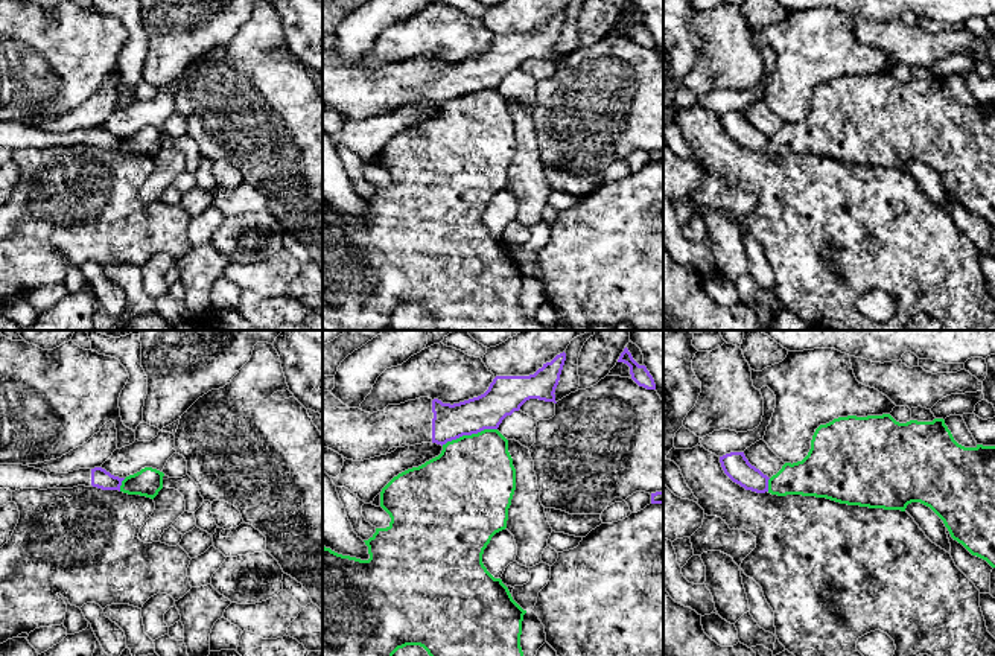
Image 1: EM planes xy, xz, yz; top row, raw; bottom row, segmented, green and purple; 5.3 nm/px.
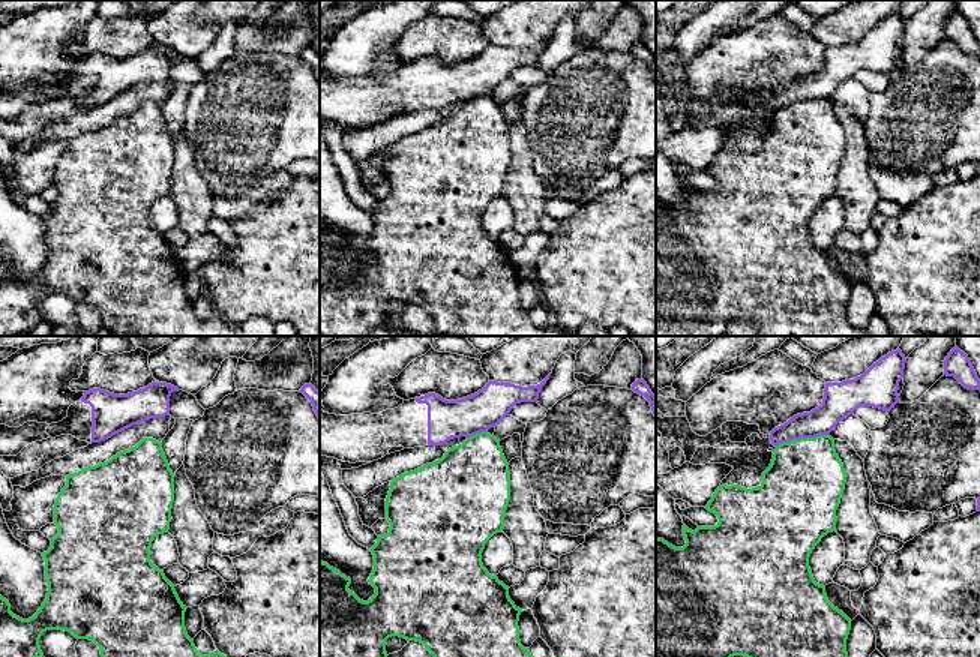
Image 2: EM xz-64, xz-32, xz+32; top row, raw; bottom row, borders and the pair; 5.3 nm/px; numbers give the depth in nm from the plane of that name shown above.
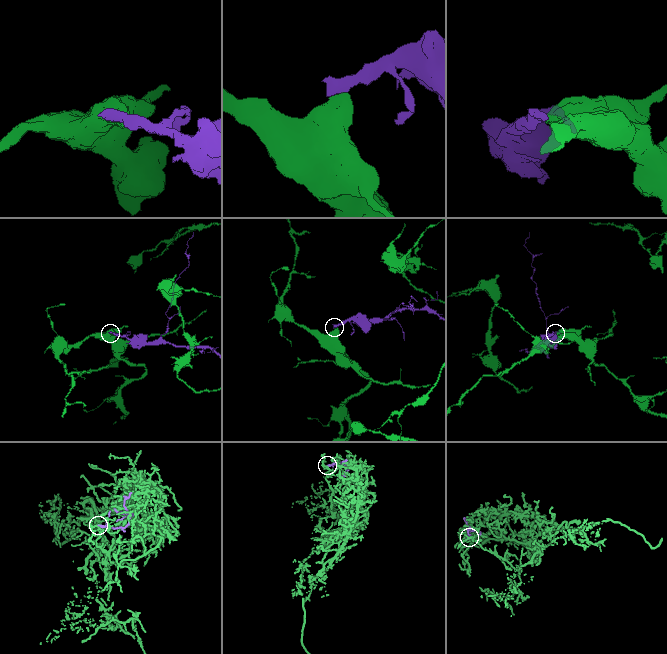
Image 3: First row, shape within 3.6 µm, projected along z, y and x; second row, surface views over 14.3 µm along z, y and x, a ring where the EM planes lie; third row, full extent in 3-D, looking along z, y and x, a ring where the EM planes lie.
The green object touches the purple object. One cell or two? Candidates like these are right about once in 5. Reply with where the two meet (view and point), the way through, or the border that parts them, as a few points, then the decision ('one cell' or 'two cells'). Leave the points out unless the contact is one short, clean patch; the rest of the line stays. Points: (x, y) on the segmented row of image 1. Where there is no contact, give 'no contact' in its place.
xz (469, 436) | along xz (496, 428), (463, 434), (441, 445) | two cells

